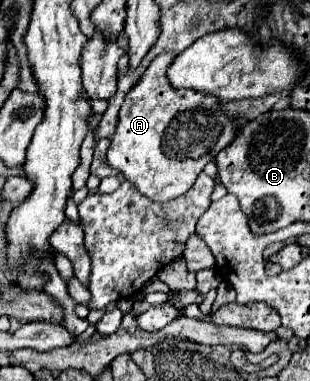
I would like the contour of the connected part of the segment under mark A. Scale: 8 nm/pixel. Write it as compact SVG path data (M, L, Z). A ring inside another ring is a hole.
M159 54L145 70L139 84L127 94L115 136L107 152L111 168L119 170L143 196L153 202L167 202L185 194L197 174L237 136L233 118L225 116L219 100L195 90L175 90L169 86L167 68L175 54ZM229 126L227 136L223 130ZM223 136L223 138L221 138Z

